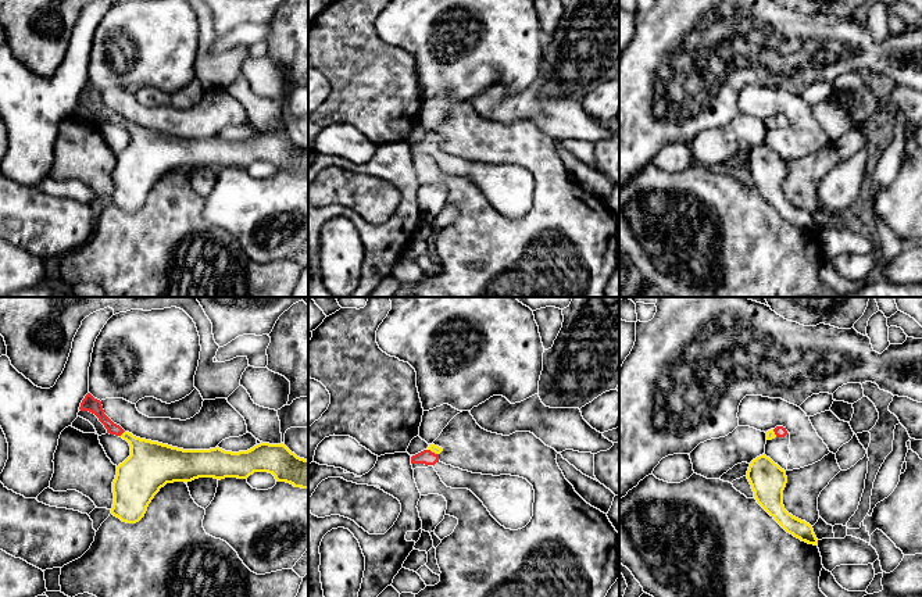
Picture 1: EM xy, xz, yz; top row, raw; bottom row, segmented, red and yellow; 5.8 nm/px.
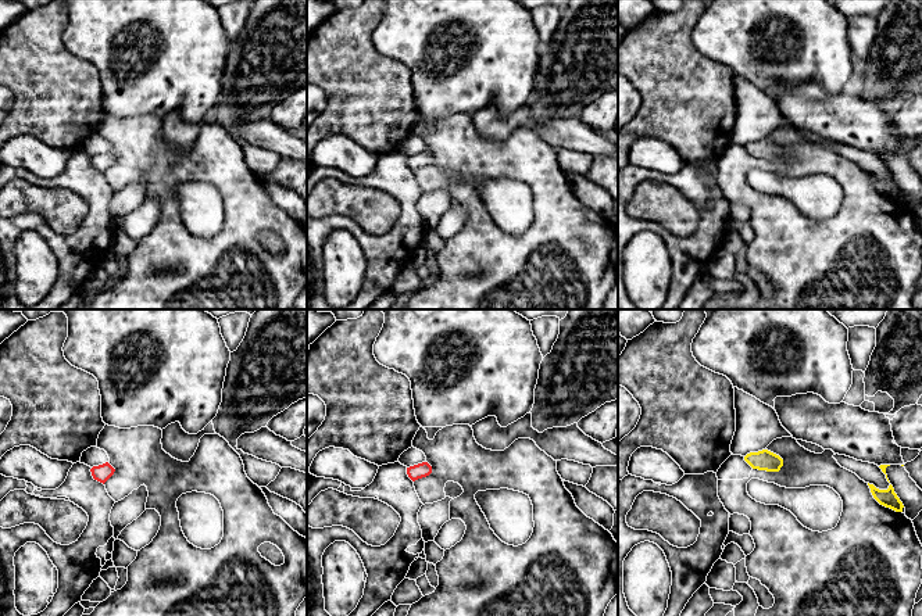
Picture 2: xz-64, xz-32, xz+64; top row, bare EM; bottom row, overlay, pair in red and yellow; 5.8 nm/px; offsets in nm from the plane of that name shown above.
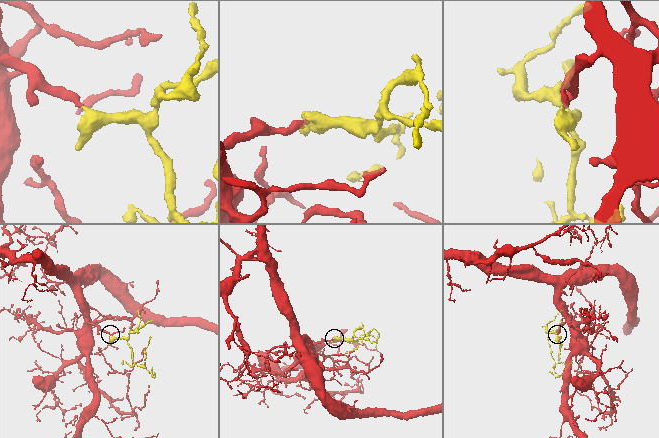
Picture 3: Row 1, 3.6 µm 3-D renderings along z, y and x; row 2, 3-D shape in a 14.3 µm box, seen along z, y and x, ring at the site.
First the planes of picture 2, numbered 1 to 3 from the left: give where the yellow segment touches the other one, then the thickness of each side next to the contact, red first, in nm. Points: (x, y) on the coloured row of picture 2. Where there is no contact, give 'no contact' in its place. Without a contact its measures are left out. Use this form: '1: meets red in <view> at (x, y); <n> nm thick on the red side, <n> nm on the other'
1: no contact
2: no contact
3: no contact

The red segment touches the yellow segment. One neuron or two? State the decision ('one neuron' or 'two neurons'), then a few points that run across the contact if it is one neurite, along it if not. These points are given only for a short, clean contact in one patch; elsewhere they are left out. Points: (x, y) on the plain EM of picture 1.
one neuron; line xy (90, 93), (114, 118), (122, 121), (142, 139), (150, 154)

